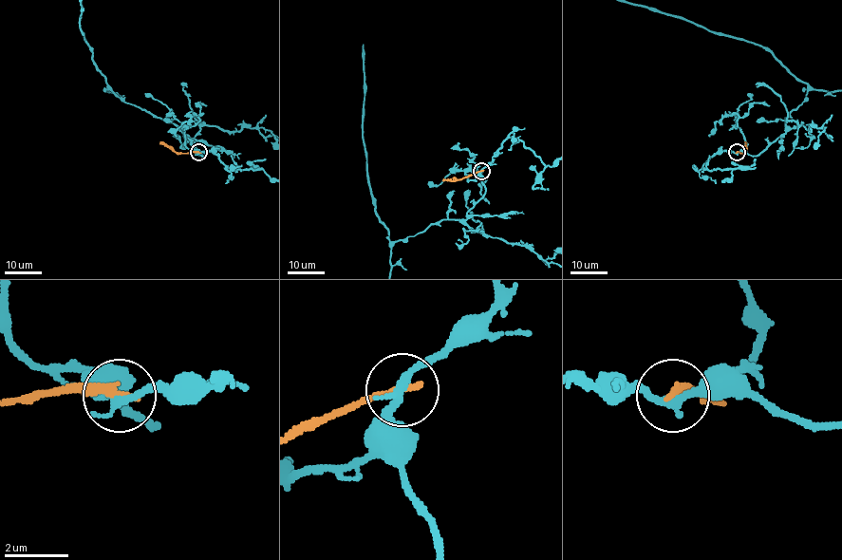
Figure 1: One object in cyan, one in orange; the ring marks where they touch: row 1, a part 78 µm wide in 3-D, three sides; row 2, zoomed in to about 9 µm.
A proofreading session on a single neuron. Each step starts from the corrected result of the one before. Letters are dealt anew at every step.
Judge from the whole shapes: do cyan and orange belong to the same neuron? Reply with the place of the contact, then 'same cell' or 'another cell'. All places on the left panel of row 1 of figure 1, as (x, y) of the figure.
at (198, 152); another cell

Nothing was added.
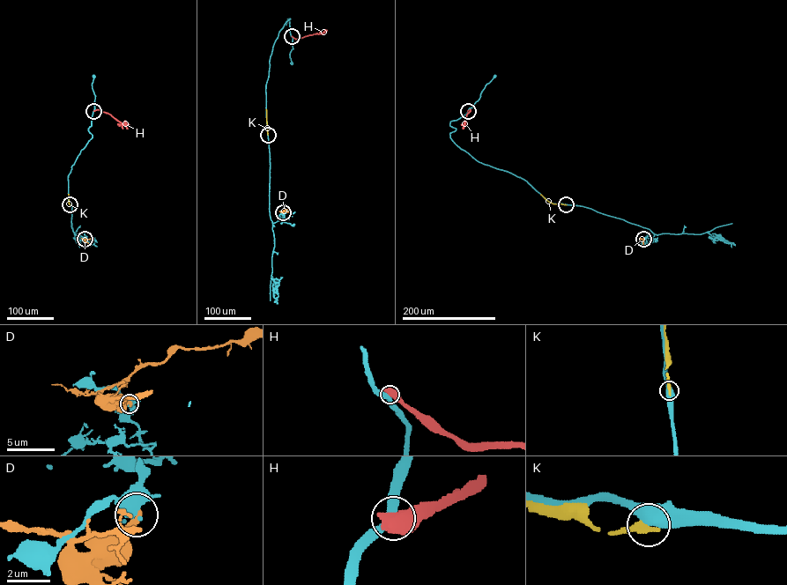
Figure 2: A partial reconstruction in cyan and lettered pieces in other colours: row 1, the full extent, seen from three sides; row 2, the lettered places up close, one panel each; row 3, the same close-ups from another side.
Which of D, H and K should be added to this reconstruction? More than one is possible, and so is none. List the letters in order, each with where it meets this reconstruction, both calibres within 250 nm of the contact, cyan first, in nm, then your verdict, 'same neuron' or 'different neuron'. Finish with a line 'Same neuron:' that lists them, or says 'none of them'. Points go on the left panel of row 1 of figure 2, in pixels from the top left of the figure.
D: contact (85, 239); calibres 650 and 320 nm; different neuron
H: contact (93, 111); calibres 380 and 800 nm; different neuron
K: contact (70, 204); calibres 500 and 280 nm; different neuron
Same neuron: none of them

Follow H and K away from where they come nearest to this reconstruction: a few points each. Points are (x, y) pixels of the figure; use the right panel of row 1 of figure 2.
H: (468, 111), (462, 125)
K: (566, 204), (552, 203), (540, 194)

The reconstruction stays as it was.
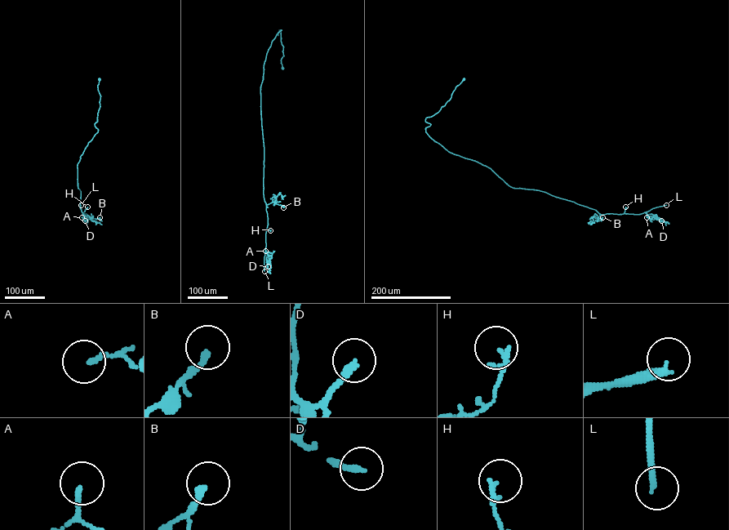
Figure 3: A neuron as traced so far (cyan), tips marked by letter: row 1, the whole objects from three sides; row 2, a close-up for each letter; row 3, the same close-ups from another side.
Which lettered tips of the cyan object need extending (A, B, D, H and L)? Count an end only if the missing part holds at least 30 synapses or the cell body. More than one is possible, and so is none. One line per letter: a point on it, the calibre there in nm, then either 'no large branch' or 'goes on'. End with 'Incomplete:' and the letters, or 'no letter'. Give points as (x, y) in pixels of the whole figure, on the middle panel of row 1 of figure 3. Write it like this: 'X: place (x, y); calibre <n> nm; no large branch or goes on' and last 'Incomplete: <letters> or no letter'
A: place (265, 251); calibre 150 nm; no large branch
B: place (283, 207); calibre 220 nm; no large branch
D: place (268, 266); calibre 190 nm; goes on
H: place (270, 230); calibre 140 nm; no large branch
L: place (264, 271); calibre 200 nm; goes on
Incomplete: D, L

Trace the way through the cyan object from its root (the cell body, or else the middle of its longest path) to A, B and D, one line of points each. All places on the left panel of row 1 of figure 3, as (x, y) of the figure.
A: (99, 79), (100, 106), (95, 123), (98, 131), (88, 143), (77, 164), (80, 207), (86, 220), (82, 217)
B: (99, 79), (100, 106), (95, 123), (98, 131), (81, 155), (77, 168), (81, 211), (91, 218), (100, 217)
D: (99, 79), (100, 106), (95, 123), (98, 131), (77, 164), (80, 207), (85, 220)

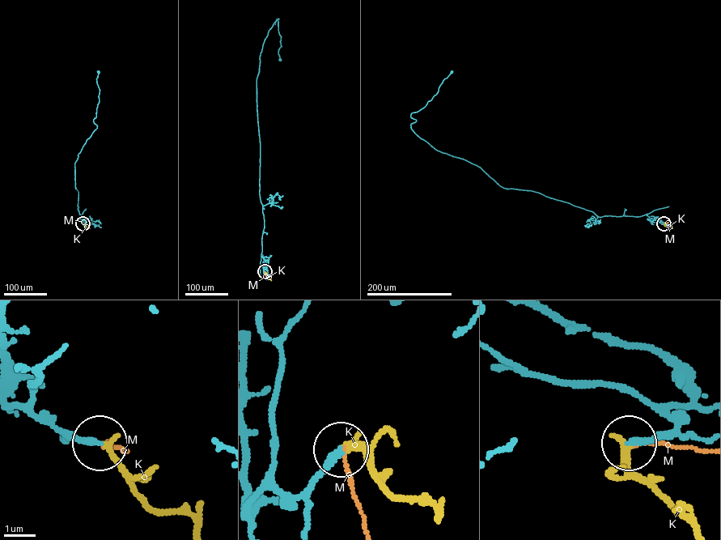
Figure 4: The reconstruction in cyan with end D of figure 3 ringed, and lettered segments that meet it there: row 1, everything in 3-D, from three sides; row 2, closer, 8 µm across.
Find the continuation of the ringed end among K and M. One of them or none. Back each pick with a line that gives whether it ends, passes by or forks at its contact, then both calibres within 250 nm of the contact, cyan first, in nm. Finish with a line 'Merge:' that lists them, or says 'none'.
K: it ends there; 200 nm thick on the cyan side, 240 nm on the other
Merge: K

